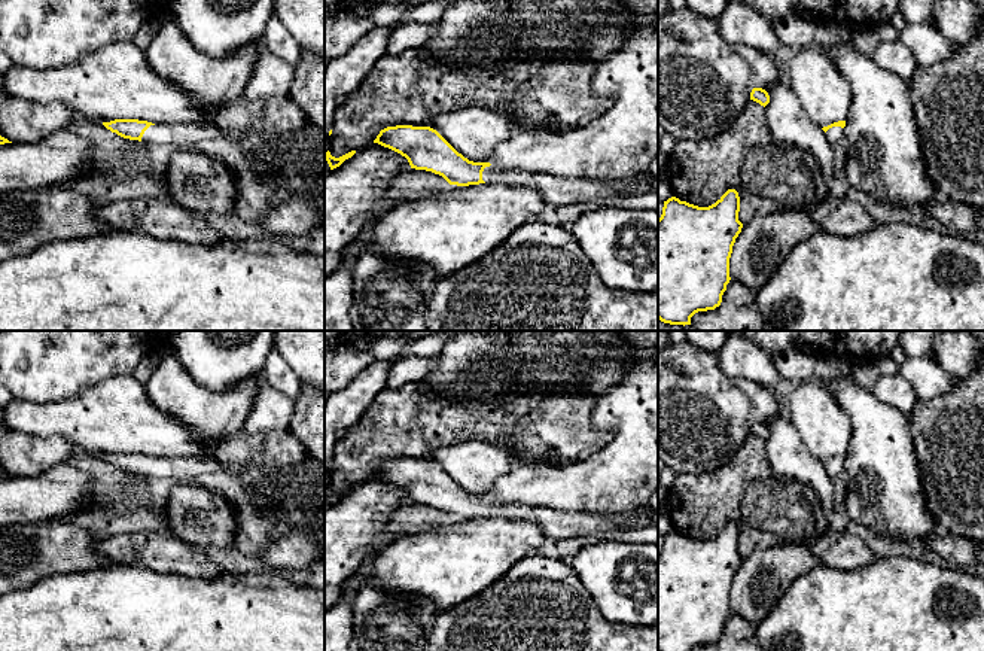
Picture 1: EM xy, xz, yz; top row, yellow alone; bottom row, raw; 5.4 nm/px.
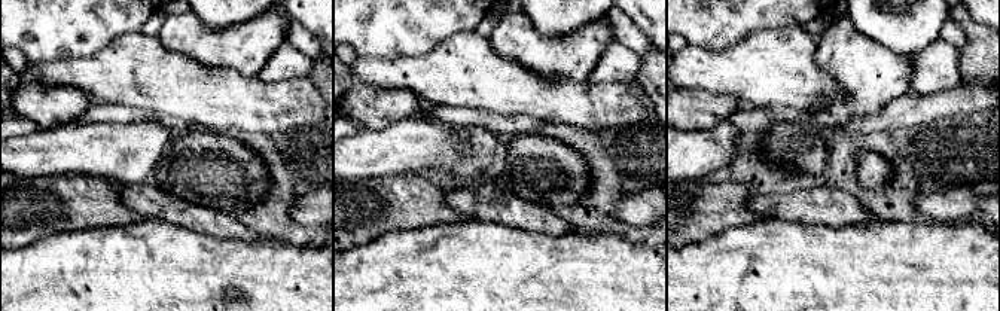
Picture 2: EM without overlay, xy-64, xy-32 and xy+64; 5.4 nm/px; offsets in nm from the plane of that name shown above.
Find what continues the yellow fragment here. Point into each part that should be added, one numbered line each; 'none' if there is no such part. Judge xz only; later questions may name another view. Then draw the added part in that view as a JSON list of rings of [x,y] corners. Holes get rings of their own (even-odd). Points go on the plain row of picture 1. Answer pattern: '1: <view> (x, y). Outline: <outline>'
1: xz (556, 525). Outline: [[[485,501],[482,505],[485,517],[508,517],[514,520],[527,520],[540,526],[546,538],[555,541],[591,536],[619,529],[609,515],[592,512],[560,512],[546,506],[527,506],[521,504],[500,505]]]

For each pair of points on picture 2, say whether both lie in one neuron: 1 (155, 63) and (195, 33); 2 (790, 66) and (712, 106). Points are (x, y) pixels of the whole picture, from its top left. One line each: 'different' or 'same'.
1: different
2: different

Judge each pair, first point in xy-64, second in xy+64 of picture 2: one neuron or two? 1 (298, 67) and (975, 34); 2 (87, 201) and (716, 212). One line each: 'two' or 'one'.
1: two
2: one

